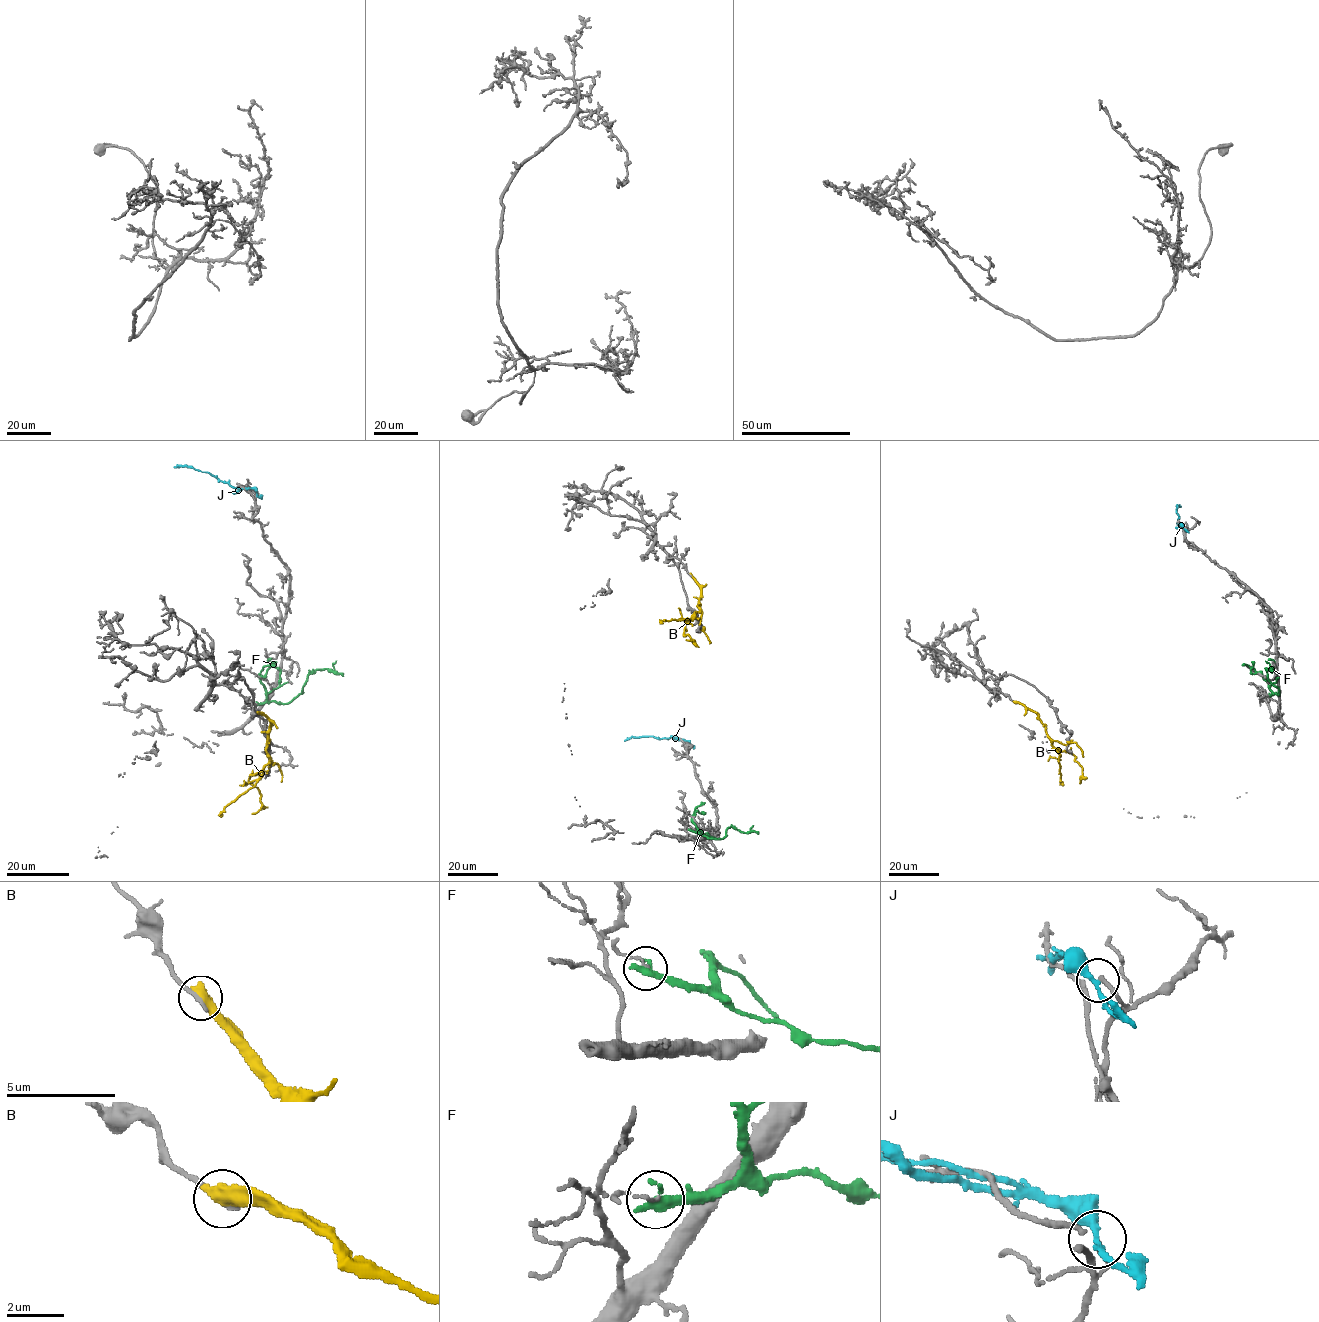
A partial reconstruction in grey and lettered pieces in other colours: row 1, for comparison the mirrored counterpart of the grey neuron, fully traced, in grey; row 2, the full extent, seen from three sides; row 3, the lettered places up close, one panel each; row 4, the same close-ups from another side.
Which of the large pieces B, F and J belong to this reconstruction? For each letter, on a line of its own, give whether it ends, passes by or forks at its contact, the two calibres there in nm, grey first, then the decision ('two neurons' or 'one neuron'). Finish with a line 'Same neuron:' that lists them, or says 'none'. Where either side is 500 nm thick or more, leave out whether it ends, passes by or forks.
B: 240 nm thick on the grey side, 600 nm on the other; two neurons
F: it ends there; 100 nm thick on the grey side, 440 nm on the other; two neurons
J: it passes by; 190 nm thick on the grey side, 240 nm on the other; two neurons
Same neuron: none

